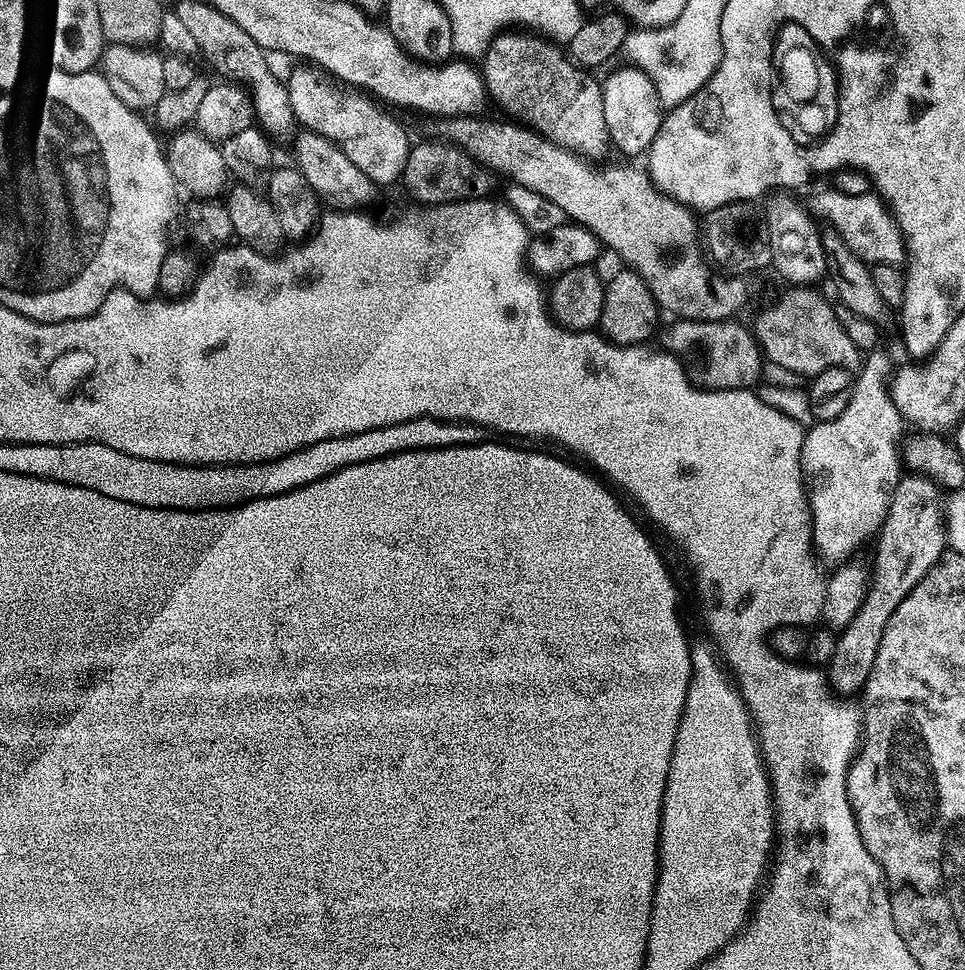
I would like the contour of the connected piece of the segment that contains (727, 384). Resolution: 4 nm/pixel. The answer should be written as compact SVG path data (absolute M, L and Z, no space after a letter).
M735 319L727 320L682 320L671 321L672 325L659 333L663 351L673 354L688 352L695 344L700 344L700 376L703 387L718 390L752 390L757 386L760 378L765 375L766 361L756 343L756 337Z

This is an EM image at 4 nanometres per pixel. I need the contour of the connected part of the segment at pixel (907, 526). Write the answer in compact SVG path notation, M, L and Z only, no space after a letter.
M904 474L901 475L898 486L894 490L894 494L890 498L890 506L888 513L884 519L884 523L879 525L878 532L880 537L876 540L876 561L870 564L870 579L868 582L868 592L865 594L865 600L861 604L861 608L848 625L846 625L836 638L836 649L834 650L833 658L826 665L826 675L835 691L840 694L848 694L844 692L859 691L863 689L864 684L868 680L870 670L874 670L874 658L878 658L878 642L882 642L882 634L886 630L886 622L890 622L890 614L894 614L894 610L902 602L902 598L906 598L906 594L910 594L910 590L914 590L914 586L918 586L918 582L922 582L922 578L931 570L933 566L939 564L946 552L946 504L942 499L942 489L939 484L936 484L928 476L921 476L919 474Z

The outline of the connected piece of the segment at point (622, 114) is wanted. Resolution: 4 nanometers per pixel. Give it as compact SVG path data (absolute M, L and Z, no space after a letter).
M633 66L616 68L608 77L603 77L602 110L606 113L606 130L613 149L628 156L643 157L660 129L662 105L654 82L642 69Z

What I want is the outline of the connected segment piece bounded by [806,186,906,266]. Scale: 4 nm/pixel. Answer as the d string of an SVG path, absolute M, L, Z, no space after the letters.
M829 186L825 192L816 192L806 201L811 215L817 221L823 222L827 227L838 230L858 254L858 258L872 264L894 264L903 265L906 260L906 245L904 236L900 233L900 227L896 224L896 219L887 204L880 199L879 195L867 192L866 194L846 194Z

